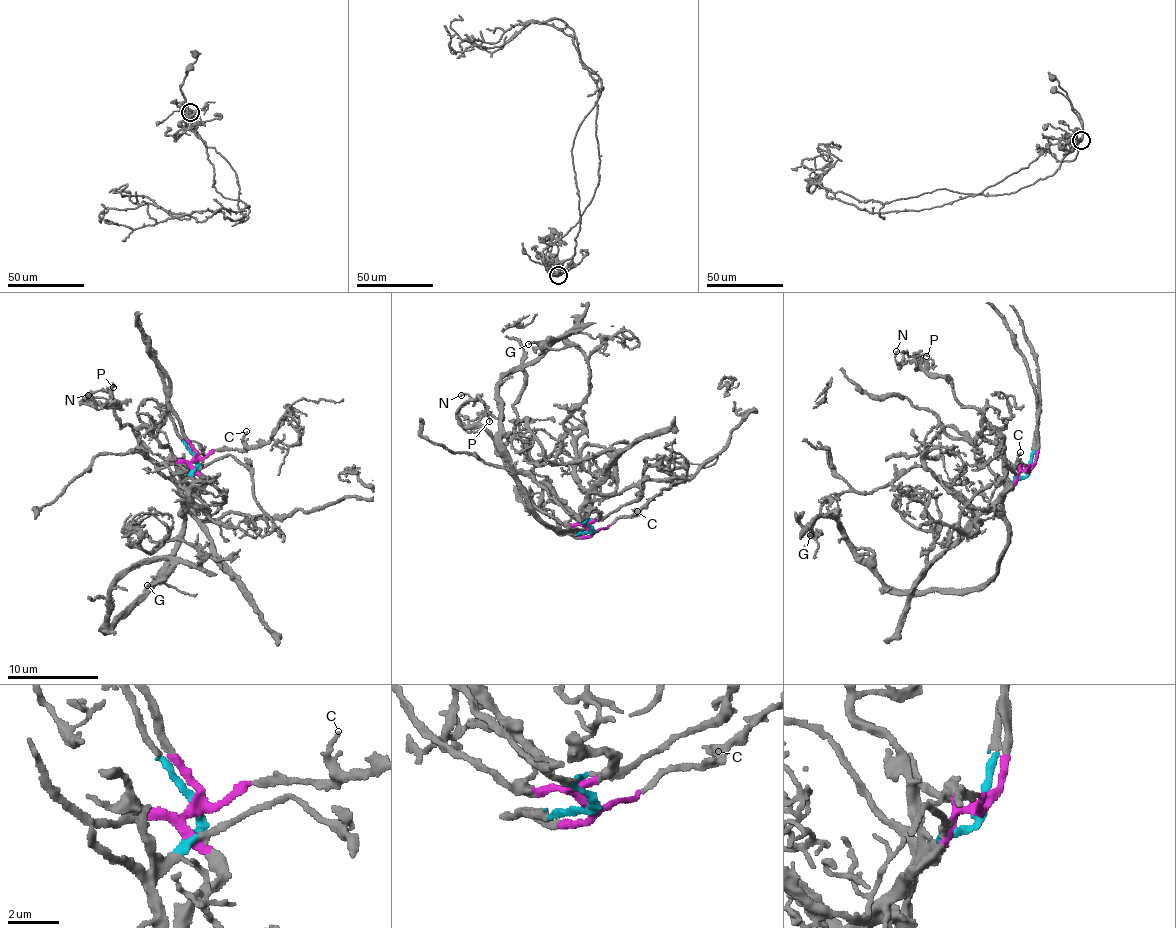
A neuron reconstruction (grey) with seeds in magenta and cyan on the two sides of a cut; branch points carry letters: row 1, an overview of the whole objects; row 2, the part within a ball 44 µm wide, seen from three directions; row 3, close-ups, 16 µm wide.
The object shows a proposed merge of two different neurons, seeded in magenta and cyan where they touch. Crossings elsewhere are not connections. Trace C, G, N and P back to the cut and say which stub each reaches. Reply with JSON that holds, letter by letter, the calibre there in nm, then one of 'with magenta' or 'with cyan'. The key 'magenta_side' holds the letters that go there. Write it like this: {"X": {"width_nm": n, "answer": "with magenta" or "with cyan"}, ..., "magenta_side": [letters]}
{"C": {"width_nm": 160, "answer": "with magenta"}, "G": {"width_nm": 180, "answer": "with cyan"}, "N": {"width_nm": 150, "answer": "with magenta"}, "P": {"width_nm": 160, "answer": "with magenta"}, "magenta_side": ["C", "N", "P"]}

